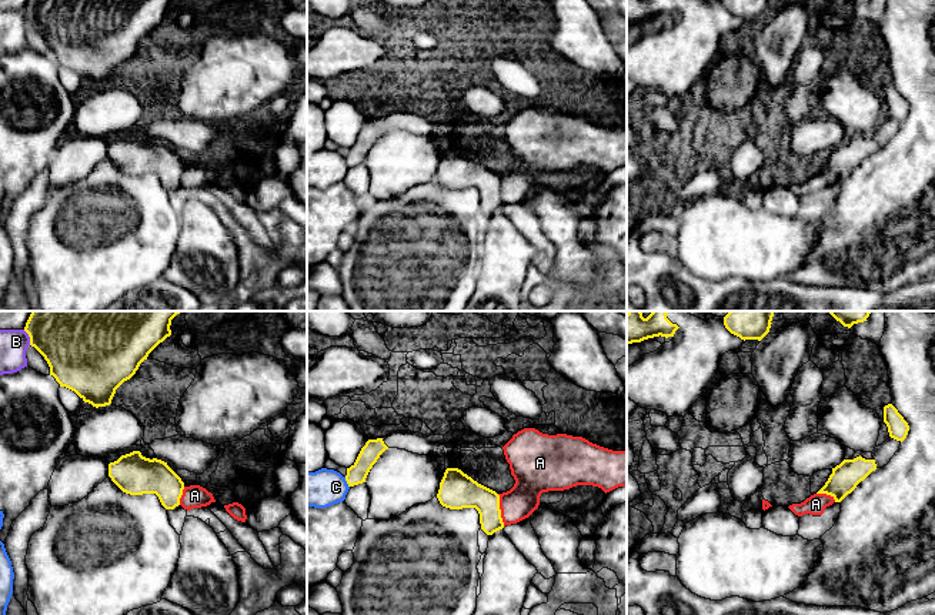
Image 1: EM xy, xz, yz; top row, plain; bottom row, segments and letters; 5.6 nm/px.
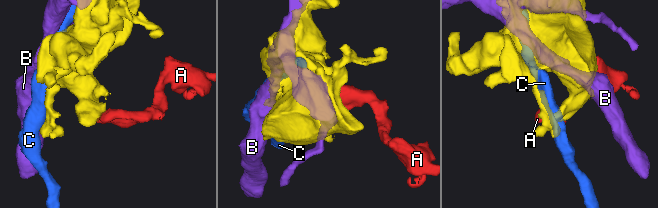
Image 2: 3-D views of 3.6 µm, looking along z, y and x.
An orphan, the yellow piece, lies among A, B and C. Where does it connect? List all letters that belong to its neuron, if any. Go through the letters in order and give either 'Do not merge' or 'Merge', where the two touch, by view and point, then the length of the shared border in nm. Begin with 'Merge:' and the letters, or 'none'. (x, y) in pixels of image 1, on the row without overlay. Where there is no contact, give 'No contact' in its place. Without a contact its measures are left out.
Merge: none
A: Do not merge. Touches yellow at xz (500, 190). Shared border 190 nm
B: Do not merge. Touches yellow at xy (29, 16). Shared border 100 nm
C: Do not merge. Touches yellow at xz (347, 163). Shared border 70 nm

